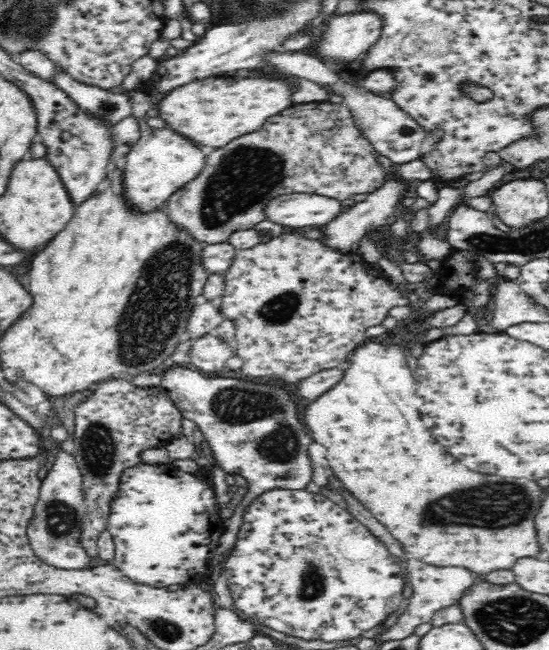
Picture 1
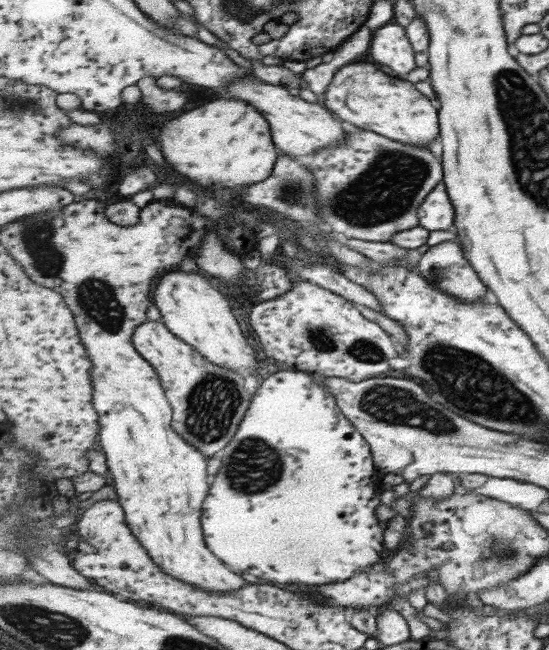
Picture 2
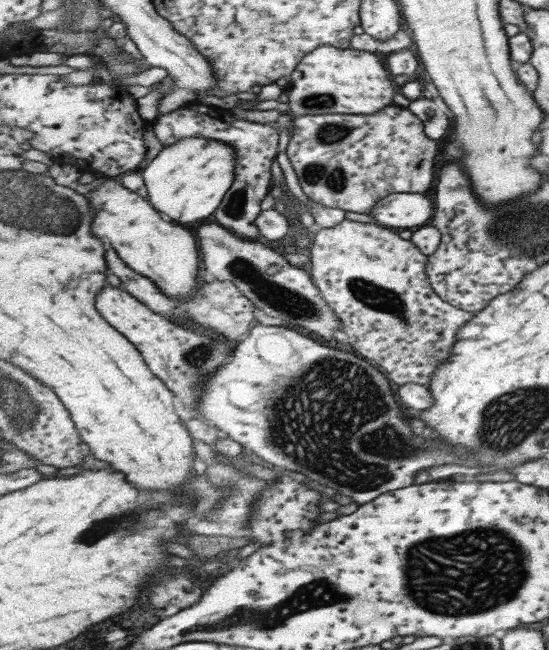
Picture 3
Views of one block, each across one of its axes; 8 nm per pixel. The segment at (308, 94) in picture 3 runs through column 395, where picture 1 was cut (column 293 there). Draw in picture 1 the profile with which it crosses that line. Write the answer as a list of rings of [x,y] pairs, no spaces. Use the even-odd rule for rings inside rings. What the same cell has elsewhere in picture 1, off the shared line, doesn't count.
[[[206,77],[178,86],[171,90],[166,98],[158,97],[154,102],[159,117],[166,121],[168,127],[186,134],[194,143],[218,149],[226,142],[239,138],[260,129],[270,116],[280,114],[288,106],[292,106],[294,88],[282,78]]]

